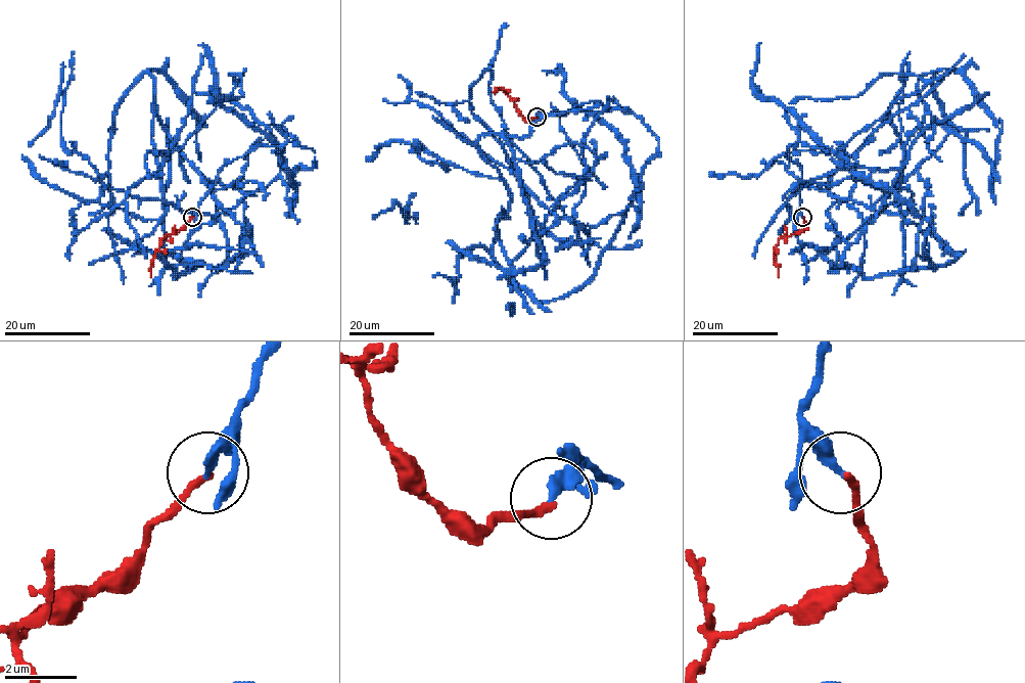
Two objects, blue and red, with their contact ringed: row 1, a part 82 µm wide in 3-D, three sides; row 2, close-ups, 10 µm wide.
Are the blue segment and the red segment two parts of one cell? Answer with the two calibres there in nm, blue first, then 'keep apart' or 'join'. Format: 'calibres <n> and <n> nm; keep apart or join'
calibres 280 and 190 nm; keep apart

